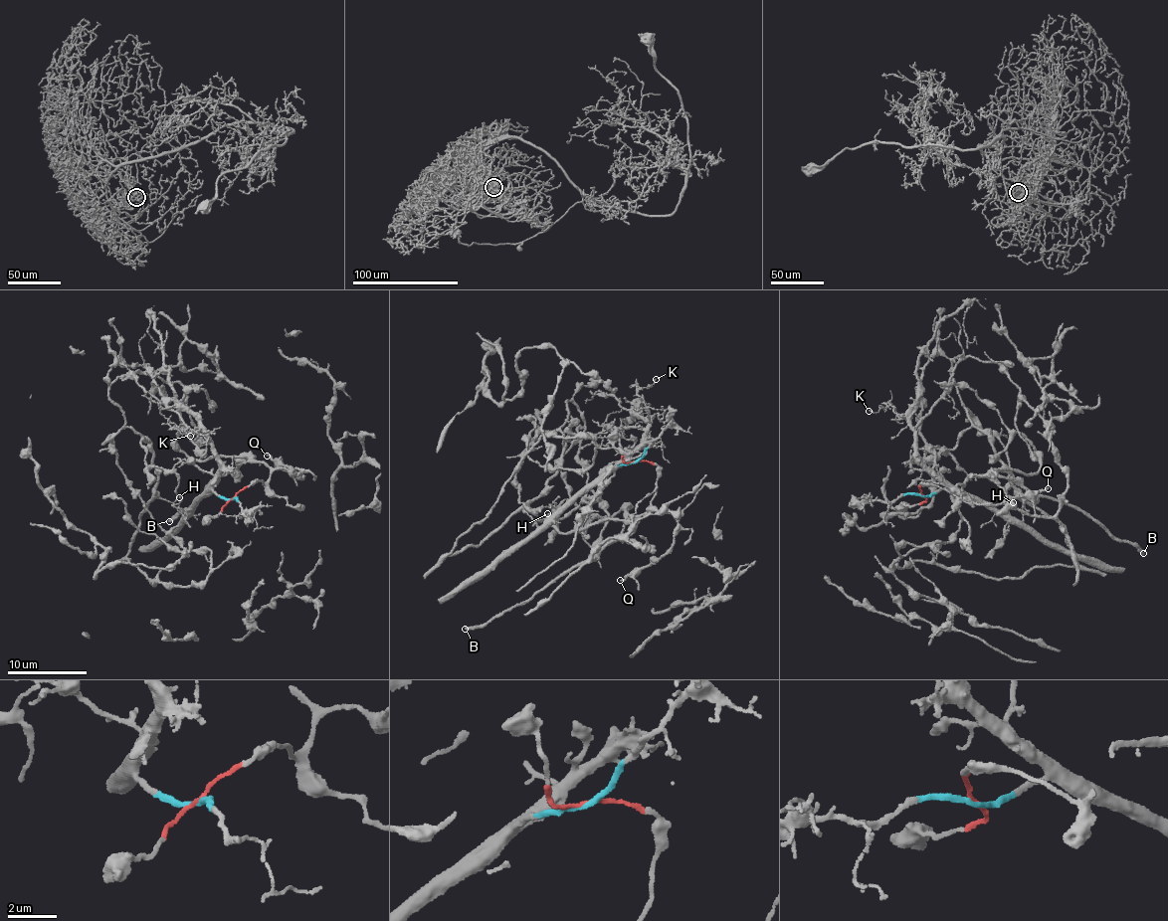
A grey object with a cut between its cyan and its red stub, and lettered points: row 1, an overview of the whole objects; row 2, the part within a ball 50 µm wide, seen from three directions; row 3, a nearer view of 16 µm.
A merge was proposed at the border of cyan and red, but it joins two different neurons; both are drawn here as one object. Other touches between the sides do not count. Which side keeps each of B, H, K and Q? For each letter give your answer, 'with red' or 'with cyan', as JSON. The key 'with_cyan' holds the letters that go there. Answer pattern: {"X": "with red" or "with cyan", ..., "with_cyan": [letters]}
{"B": "with red", "H": "with cyan", "K": "with cyan", "Q": "with red", "with_cyan": ["H", "K"]}

